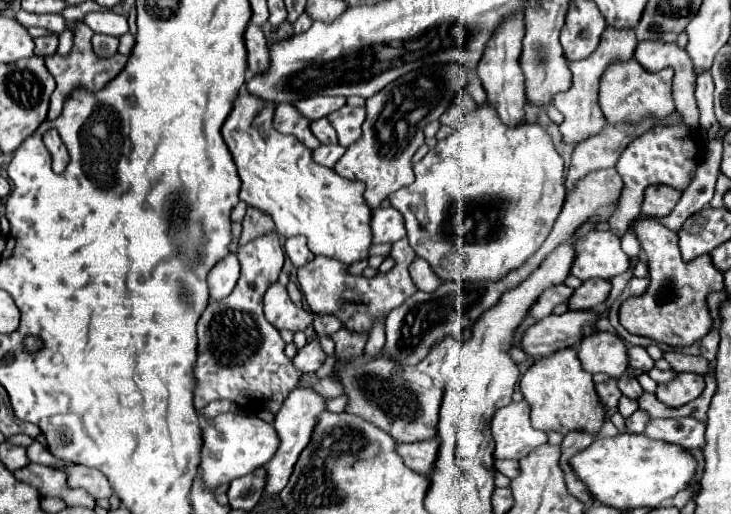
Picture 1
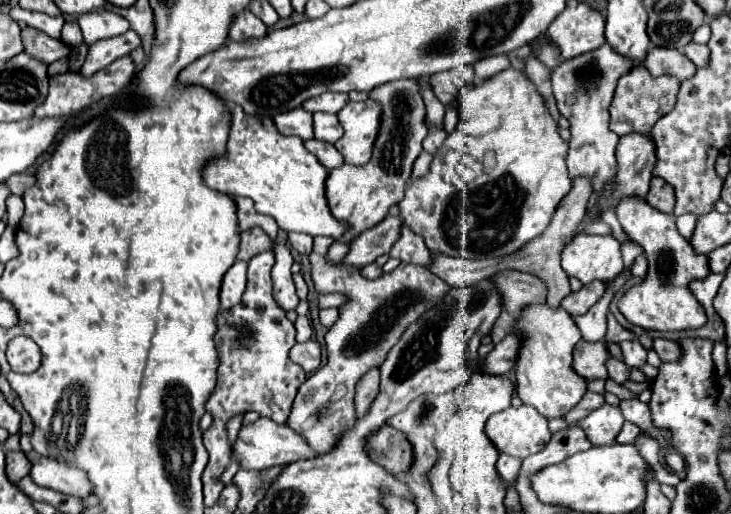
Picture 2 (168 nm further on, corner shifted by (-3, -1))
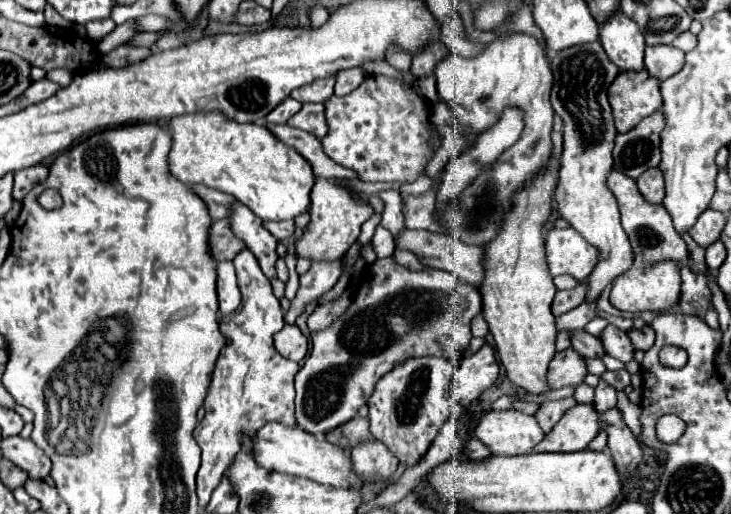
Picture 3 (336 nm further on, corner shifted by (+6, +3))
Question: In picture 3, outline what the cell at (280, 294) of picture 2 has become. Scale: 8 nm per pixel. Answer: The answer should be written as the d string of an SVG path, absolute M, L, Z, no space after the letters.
M243 204L233 206L233 216L229 220L231 220L231 230L237 234L237 238L241 238L247 244L247 248L257 256L263 274L269 280L277 278L275 272L275 262L279 258L277 240L271 236L267 228L263 228L263 220Z

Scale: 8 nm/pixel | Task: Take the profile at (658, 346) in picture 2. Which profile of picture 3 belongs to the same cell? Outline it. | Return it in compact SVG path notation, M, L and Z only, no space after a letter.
M643 326L641 330L631 328L627 334L629 334L629 338L637 350L649 350L655 342L655 332L651 326Z

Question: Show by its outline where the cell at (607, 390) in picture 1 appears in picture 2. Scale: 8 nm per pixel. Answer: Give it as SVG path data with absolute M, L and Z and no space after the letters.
M586 392L586 396L582 396L582 400L570 410L570 414L564 416L564 420L568 424L576 424L576 420L582 420L584 416L588 416L592 410L600 408L604 402L604 396L602 394L596 394L596 392Z

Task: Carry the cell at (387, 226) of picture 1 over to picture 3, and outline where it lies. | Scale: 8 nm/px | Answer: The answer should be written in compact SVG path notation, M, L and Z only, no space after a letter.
M343 258L333 260L333 262L325 262L325 260L315 262L309 268L309 272L305 272L301 276L297 296L295 296L295 300L291 302L291 308L285 314L285 322L293 324L295 318L303 312L303 306L307 302L313 302L313 300L317 302L323 292L331 290L337 284L337 280L343 274L343 270L345 270L345 260Z

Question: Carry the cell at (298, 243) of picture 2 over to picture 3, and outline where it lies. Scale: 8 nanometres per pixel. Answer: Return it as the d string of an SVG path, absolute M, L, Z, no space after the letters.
M281 220L281 222L265 222L263 224L277 240L291 238L295 234L295 222L293 220Z

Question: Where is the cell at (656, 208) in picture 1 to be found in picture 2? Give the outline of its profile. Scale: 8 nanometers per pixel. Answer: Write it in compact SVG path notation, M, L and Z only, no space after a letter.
M652 178L652 186L650 186L650 192L646 194L646 202L652 204L654 208L658 208L660 212L666 212L666 214L672 214L674 210L674 188L670 188L670 184L666 184L666 180L658 180Z

